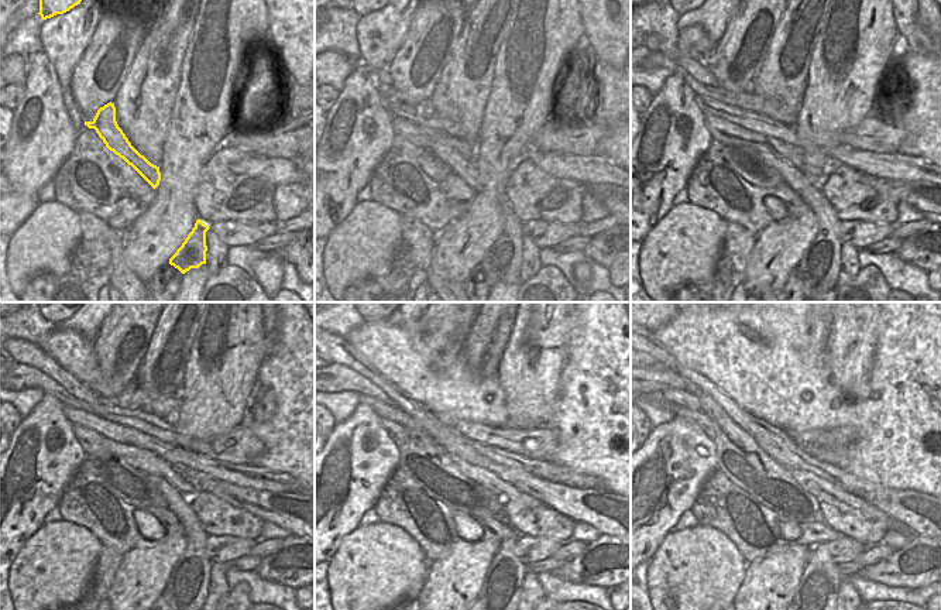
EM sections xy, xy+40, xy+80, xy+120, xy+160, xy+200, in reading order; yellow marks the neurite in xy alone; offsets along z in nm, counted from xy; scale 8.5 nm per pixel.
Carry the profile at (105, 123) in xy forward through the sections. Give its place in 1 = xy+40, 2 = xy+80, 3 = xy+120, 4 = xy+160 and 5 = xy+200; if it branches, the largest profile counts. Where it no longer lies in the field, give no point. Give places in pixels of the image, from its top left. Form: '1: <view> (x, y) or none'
1: xy+40 (464, 168)
2: xy+80 (818, 268)
3: xy+120 (186, 589)
4: xy+160 (501, 589)
5: xy+200 (820, 582)

